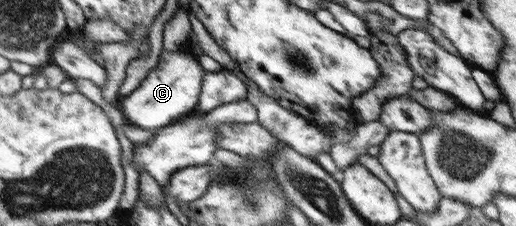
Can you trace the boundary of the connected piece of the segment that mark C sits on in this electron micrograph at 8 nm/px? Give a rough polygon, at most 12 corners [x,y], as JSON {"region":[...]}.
{"region":[[188,46],[123,98],[126,122],[163,128],[195,112],[207,74]]}

